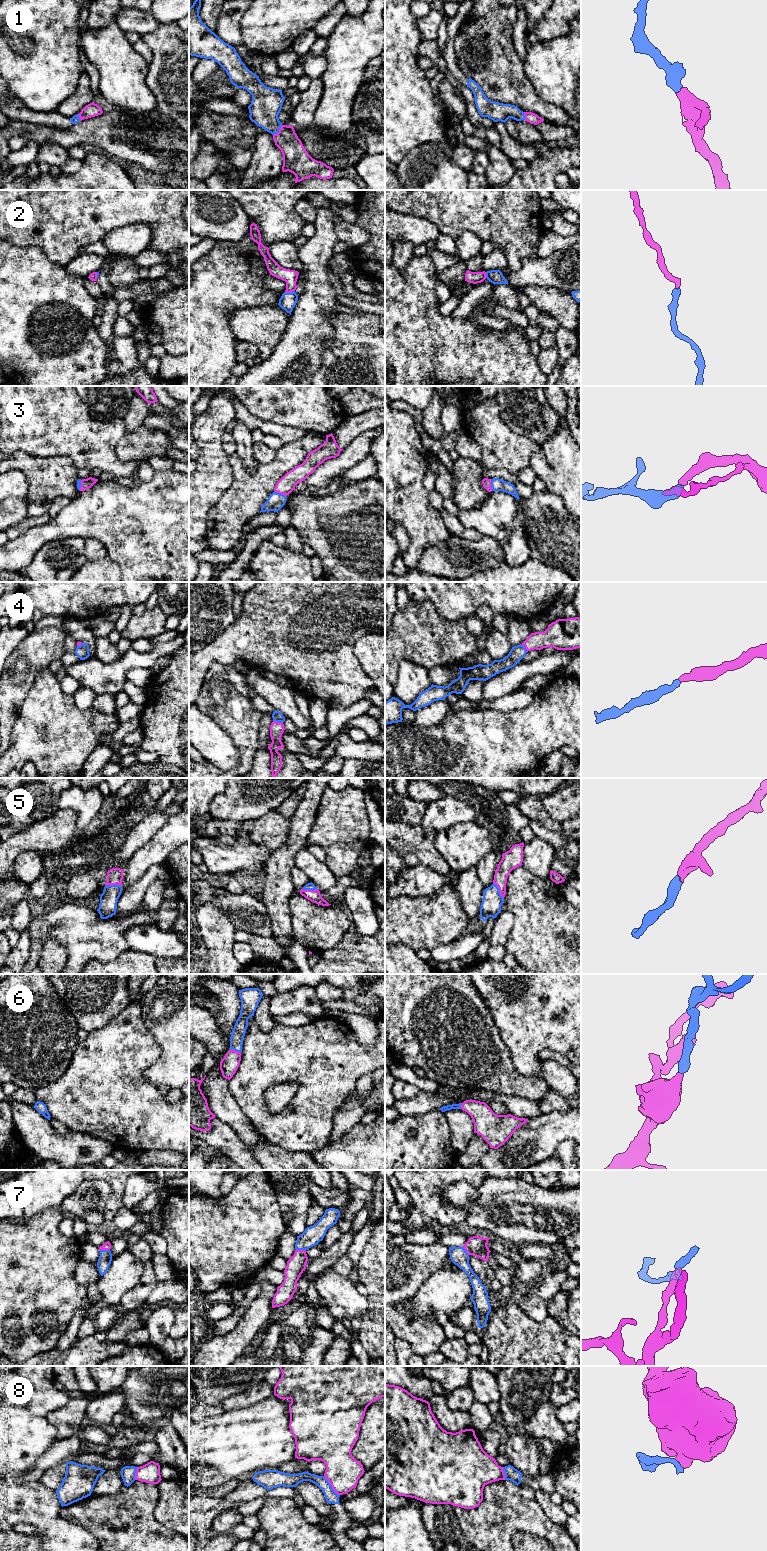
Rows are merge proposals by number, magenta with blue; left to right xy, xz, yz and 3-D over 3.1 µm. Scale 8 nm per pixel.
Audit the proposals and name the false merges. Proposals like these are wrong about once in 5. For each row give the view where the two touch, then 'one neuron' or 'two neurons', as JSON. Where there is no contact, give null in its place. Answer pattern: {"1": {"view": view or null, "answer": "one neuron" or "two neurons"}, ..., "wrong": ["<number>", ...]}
{"1": {"view": "xz", "answer": "one neuron"}, "2": {"view": "xz", "answer": "one neuron"}, "3": {"view": "xz", "answer": "one neuron"}, "4": {"view": "xz", "answer": "one neuron"}, "5": {"view": "xy", "answer": "one neuron"}, "6": {"view": "xz", "answer": "one neuron"}, "7": {"view": "xy", "answer": "one neuron"}, "8": {"view": "xz", "answer": "two neurons"}, "wrong": ["8"]}

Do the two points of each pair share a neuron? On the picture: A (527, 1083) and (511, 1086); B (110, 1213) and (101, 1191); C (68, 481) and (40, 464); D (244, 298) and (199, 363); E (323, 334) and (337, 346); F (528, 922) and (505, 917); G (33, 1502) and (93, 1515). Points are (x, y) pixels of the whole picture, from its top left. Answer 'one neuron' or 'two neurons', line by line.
A: one neuron
B: two neurons
C: one neuron
D: one neuron
E: two neurons
F: two neurons
G: two neurons

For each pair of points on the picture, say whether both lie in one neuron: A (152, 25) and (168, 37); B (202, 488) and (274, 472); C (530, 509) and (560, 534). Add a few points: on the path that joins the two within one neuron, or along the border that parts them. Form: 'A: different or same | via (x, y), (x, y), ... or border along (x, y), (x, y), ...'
A: different | border along (160, 23), (153, 32), (141, 36)
B: different | border along (228, 458), (232, 483), (219, 500)
C: same | via (537, 512), (553, 528)

